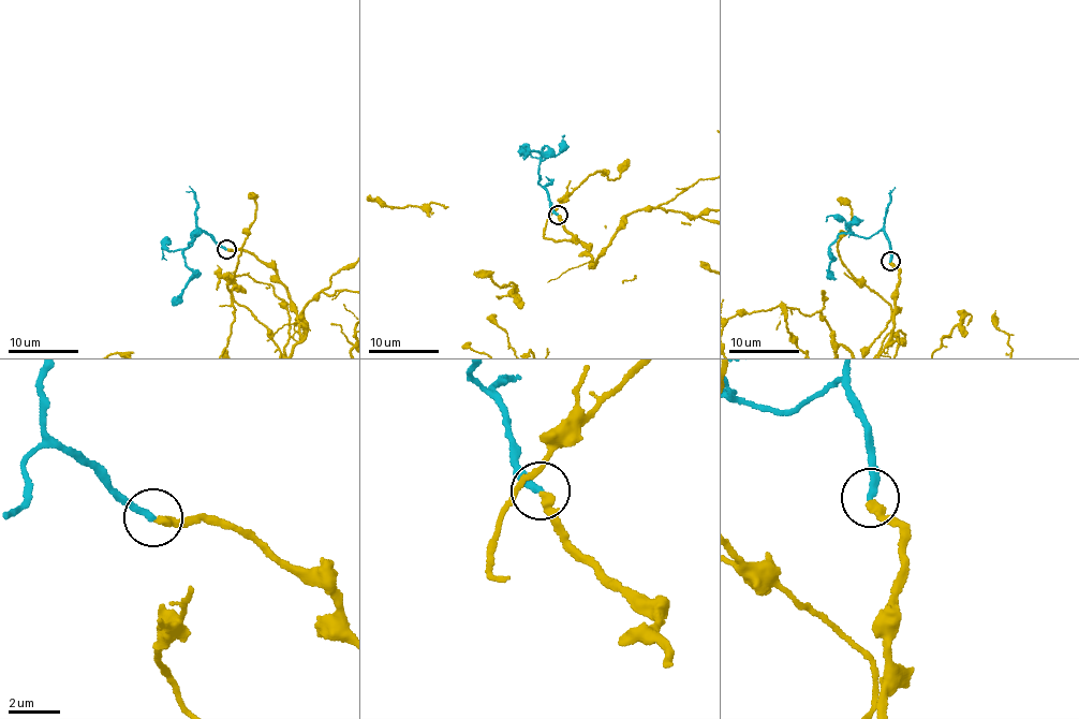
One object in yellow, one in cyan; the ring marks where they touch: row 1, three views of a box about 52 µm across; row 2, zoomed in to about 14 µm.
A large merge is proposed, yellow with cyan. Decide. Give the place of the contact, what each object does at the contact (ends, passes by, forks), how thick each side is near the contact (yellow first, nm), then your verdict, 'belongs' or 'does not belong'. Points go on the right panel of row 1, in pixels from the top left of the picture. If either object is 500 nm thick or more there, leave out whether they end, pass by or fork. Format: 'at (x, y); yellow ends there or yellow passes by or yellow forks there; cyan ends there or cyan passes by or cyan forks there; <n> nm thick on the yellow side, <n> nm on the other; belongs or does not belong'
at (890, 261); yellow ends there; cyan ends there; 300 nm thick on the yellow side, 240 nm on the other; belongs

